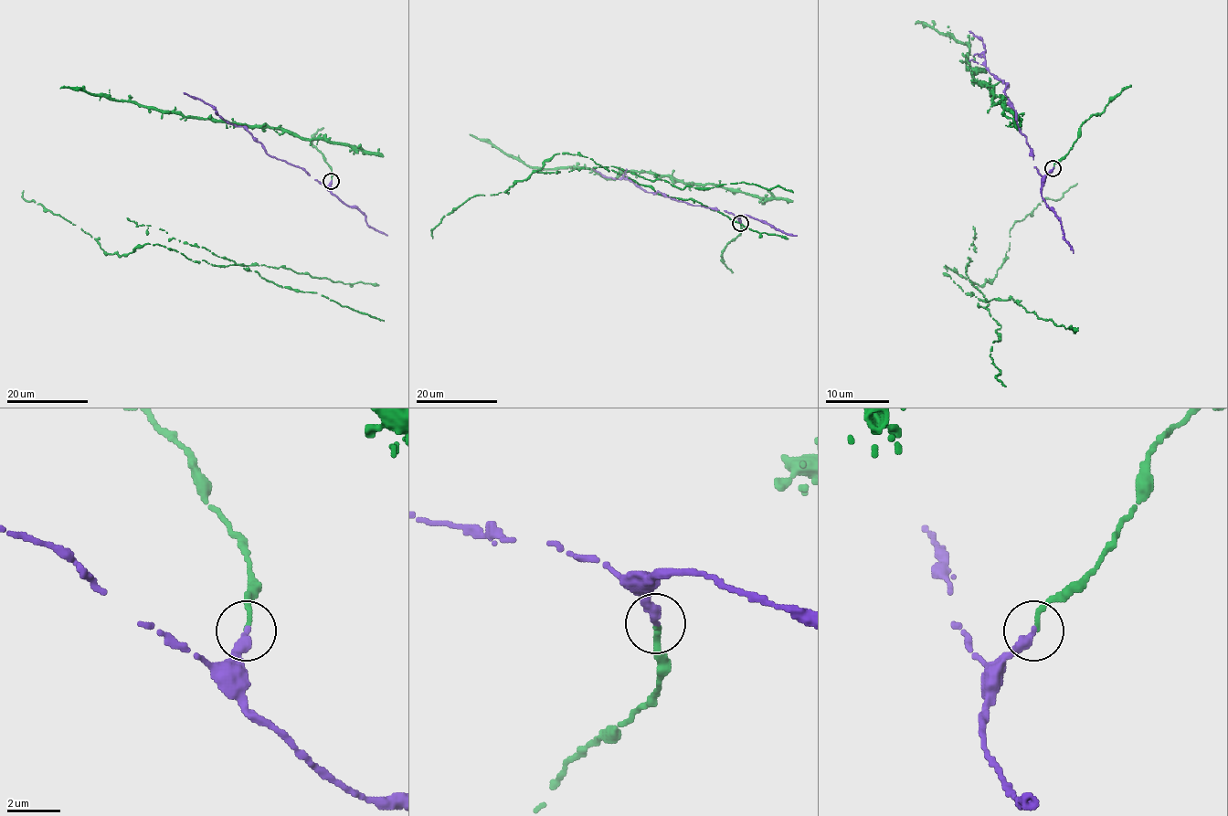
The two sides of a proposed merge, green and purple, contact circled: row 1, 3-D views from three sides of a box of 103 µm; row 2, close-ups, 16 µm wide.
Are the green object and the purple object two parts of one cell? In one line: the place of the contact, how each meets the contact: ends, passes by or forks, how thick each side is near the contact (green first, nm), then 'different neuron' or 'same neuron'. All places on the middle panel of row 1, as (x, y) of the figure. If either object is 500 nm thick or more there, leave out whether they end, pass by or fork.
place (740, 223); green ends; purple ends; calibres 160 and 360 nm; same neuron

